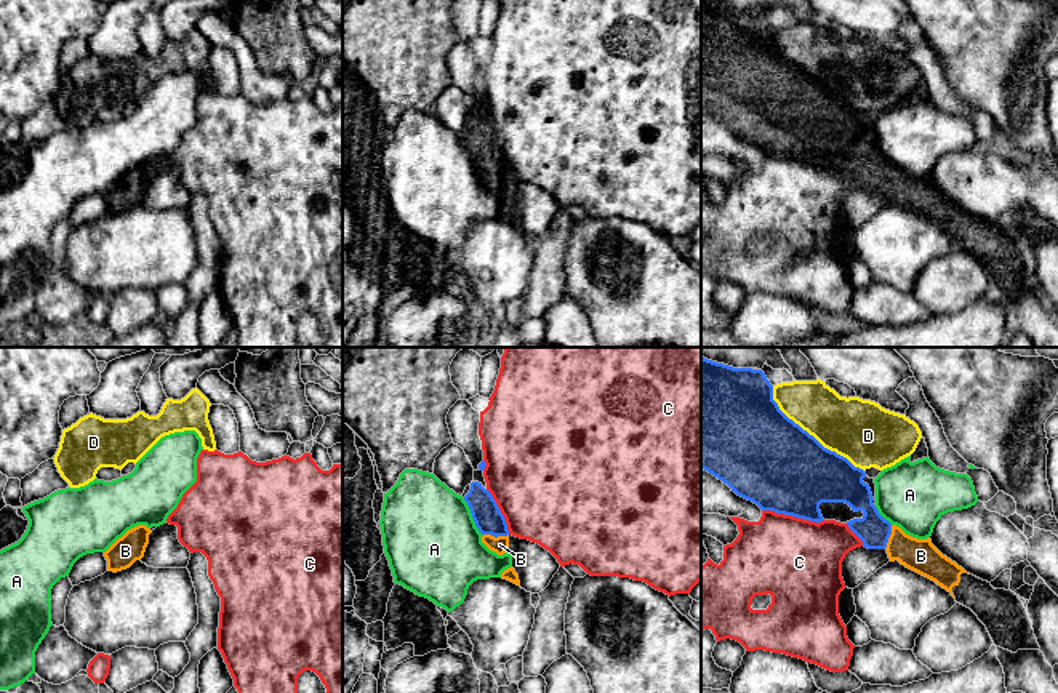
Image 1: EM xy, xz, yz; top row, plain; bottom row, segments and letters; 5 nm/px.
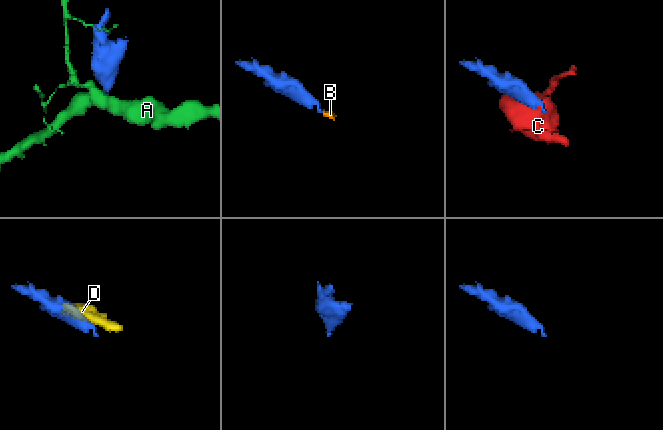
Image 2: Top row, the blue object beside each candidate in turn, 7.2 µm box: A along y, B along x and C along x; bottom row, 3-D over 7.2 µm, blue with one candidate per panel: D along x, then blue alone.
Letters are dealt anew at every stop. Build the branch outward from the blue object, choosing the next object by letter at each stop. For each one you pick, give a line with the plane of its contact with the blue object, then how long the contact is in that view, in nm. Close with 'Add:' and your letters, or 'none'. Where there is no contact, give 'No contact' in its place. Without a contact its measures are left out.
B: Touches blue in xz. Shared border 120 nm
Add: B

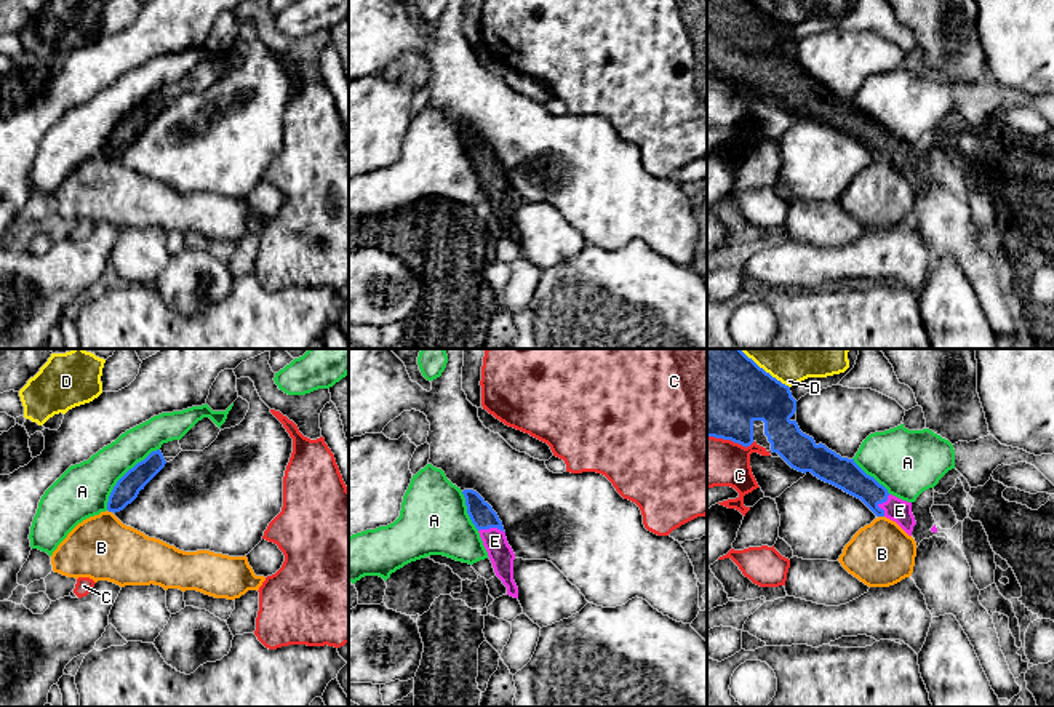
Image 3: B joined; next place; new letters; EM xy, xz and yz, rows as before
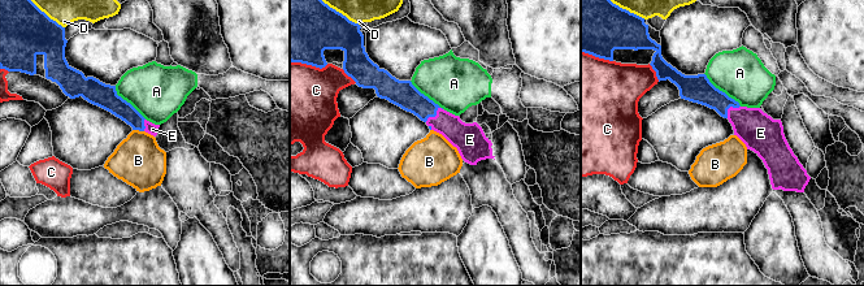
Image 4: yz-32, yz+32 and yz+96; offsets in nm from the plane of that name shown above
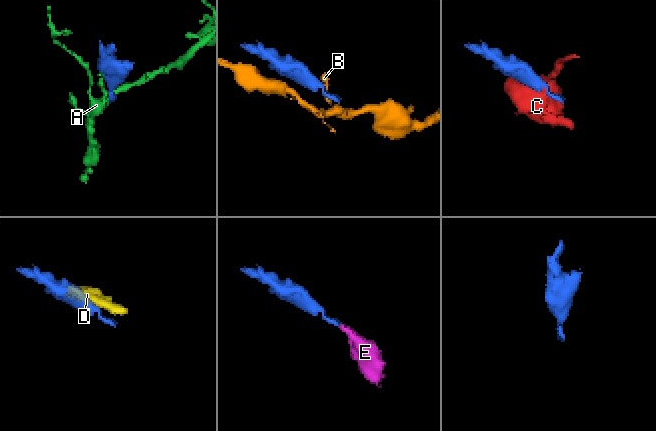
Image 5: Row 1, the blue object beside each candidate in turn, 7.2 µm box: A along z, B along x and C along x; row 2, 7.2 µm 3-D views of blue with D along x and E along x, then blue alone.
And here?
E: Touches blue in yz. Shared border 120 nm
Add: E

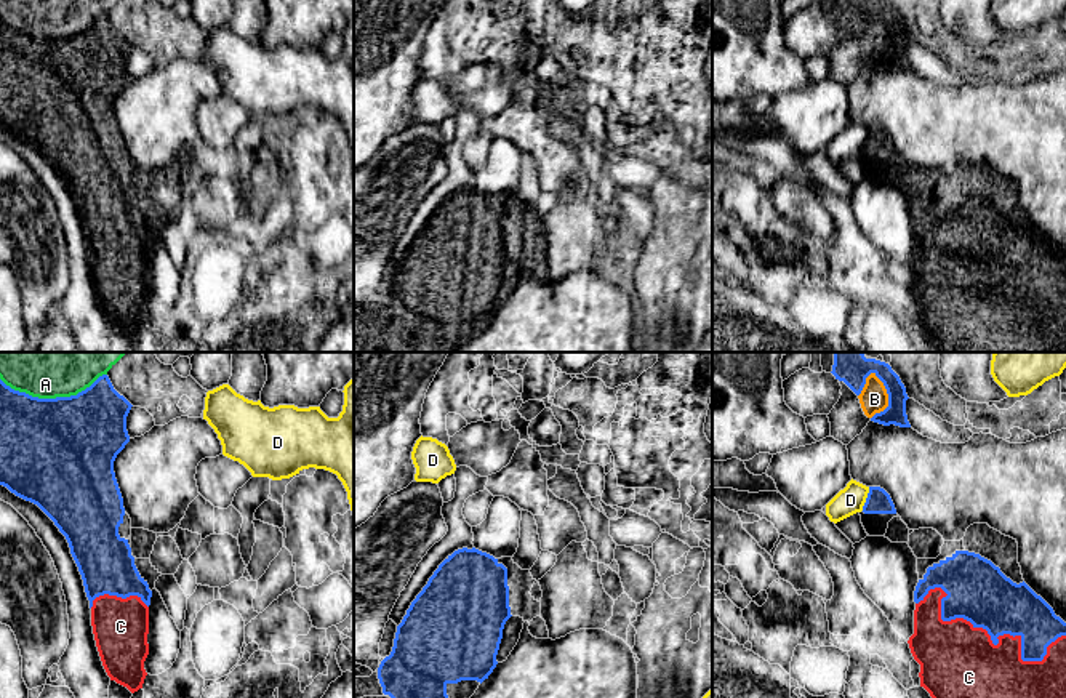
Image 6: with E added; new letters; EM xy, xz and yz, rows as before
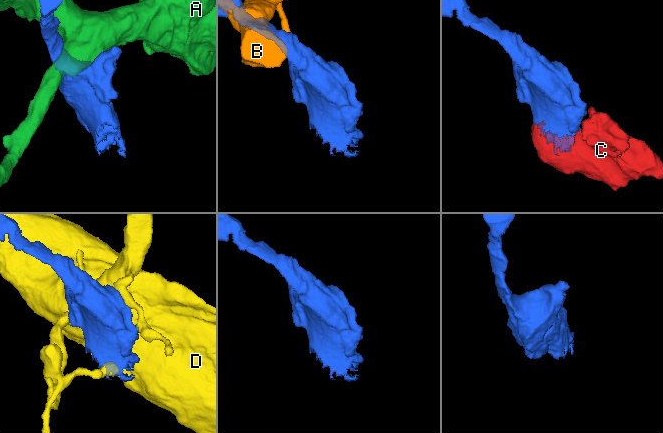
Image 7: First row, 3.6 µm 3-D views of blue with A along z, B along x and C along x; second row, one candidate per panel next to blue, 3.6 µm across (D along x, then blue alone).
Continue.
C: Touches blue in yz. Shared border 750 nm
Add: C

